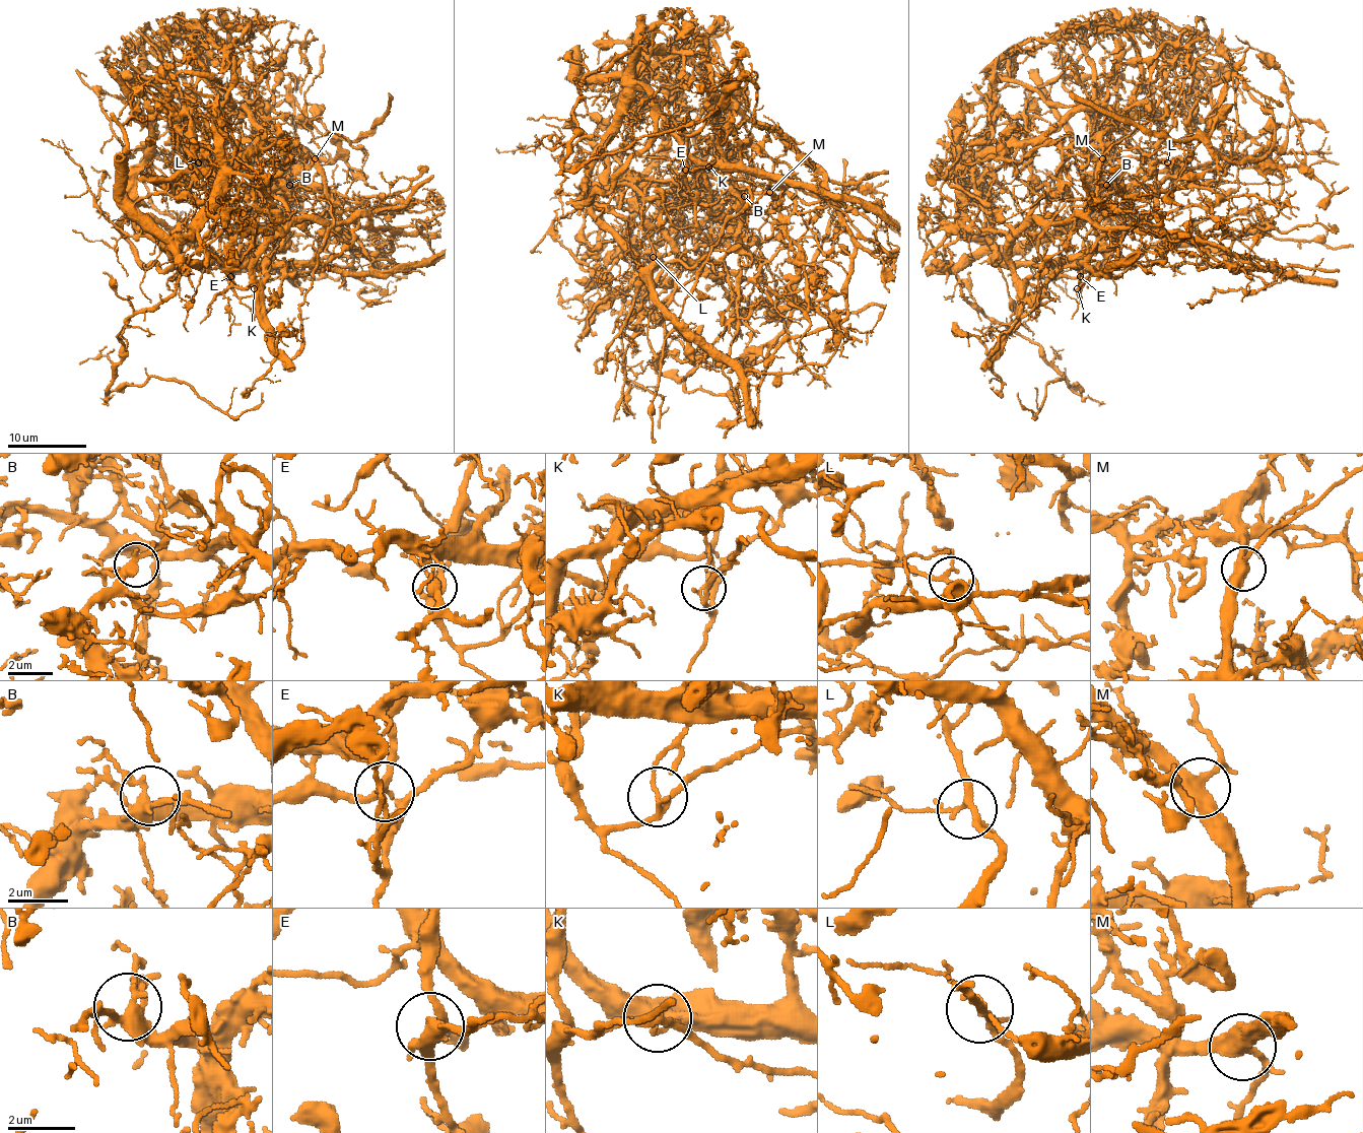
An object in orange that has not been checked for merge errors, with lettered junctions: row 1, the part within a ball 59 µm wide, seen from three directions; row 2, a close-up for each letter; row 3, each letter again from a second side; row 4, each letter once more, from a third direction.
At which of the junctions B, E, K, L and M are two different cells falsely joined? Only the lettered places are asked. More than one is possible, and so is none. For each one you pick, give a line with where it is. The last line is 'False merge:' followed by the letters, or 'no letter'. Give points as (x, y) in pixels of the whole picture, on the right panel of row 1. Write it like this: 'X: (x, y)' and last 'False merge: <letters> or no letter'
E: (1080, 276)
K: (1077, 288)
M: (1102, 158)
False merge: E, K, M

